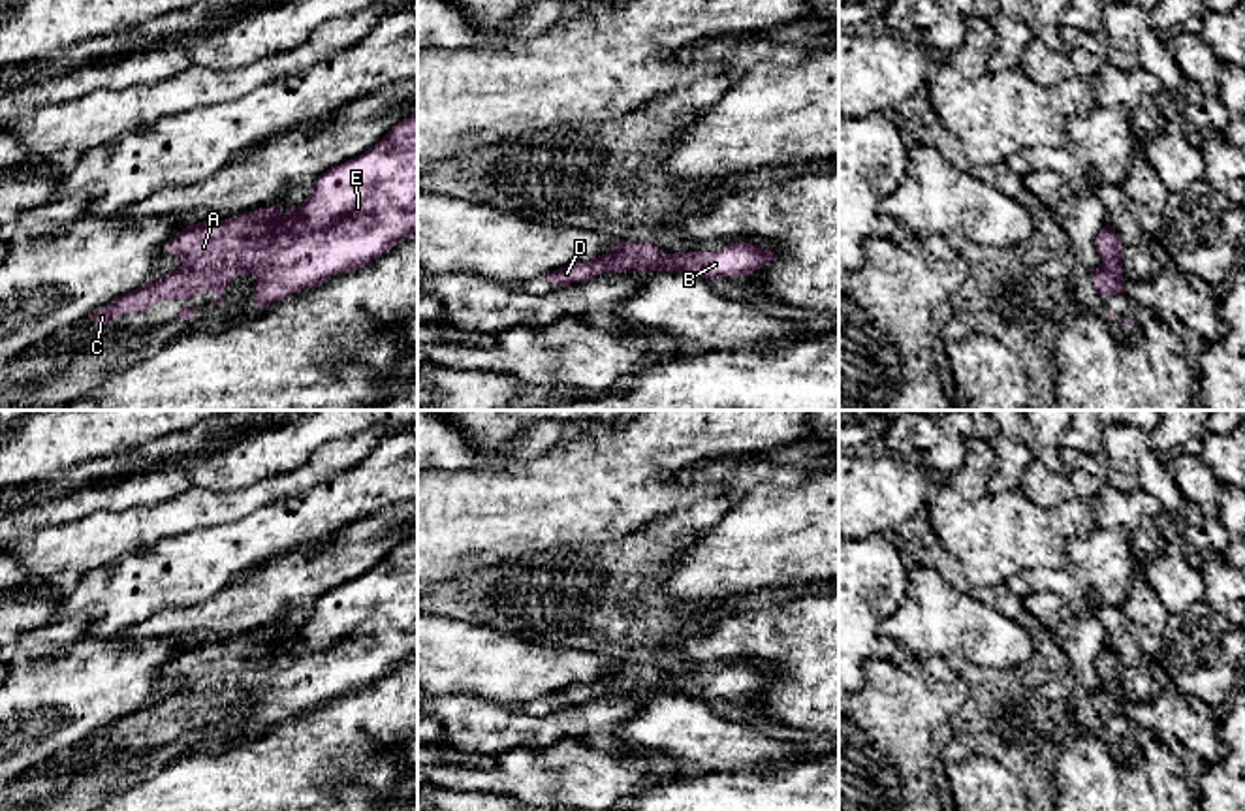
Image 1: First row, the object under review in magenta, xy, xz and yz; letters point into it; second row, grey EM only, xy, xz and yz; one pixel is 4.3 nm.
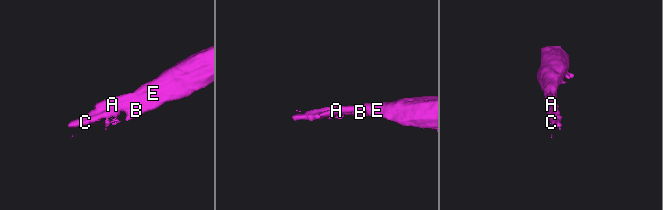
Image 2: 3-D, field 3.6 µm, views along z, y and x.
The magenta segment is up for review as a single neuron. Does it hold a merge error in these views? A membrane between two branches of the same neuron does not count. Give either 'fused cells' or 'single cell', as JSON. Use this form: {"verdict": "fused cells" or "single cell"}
{"verdict": "single cell"}

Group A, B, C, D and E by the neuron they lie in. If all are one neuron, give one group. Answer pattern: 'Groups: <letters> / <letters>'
Groups: A B C D E

